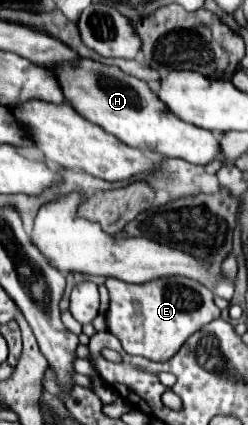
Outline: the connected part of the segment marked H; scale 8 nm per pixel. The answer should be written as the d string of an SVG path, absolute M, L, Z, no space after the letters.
M83 59L83 67L75 67L75 71L55 71L55 75L59 83L63 83L67 103L85 119L91 119L123 143L155 151L169 159L179 157L195 165L207 165L211 161L223 159L221 143L211 131L181 121L147 87L147 83L131 75L125 75L121 69L107 67L91 59Z

